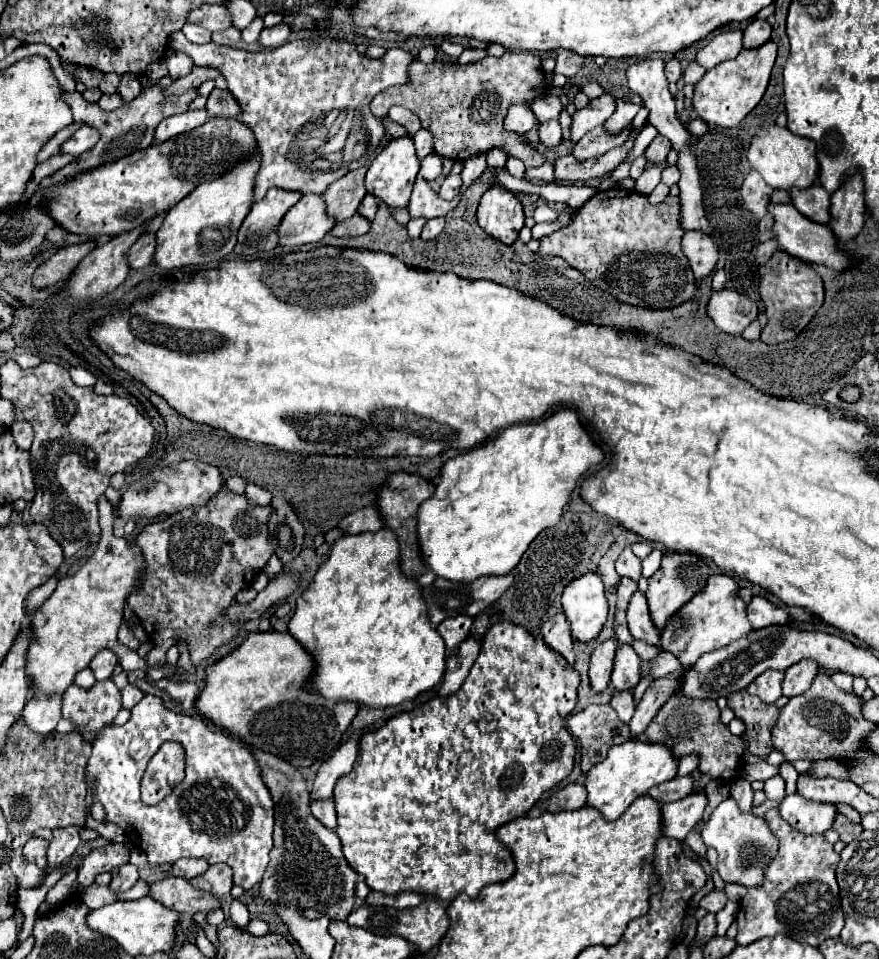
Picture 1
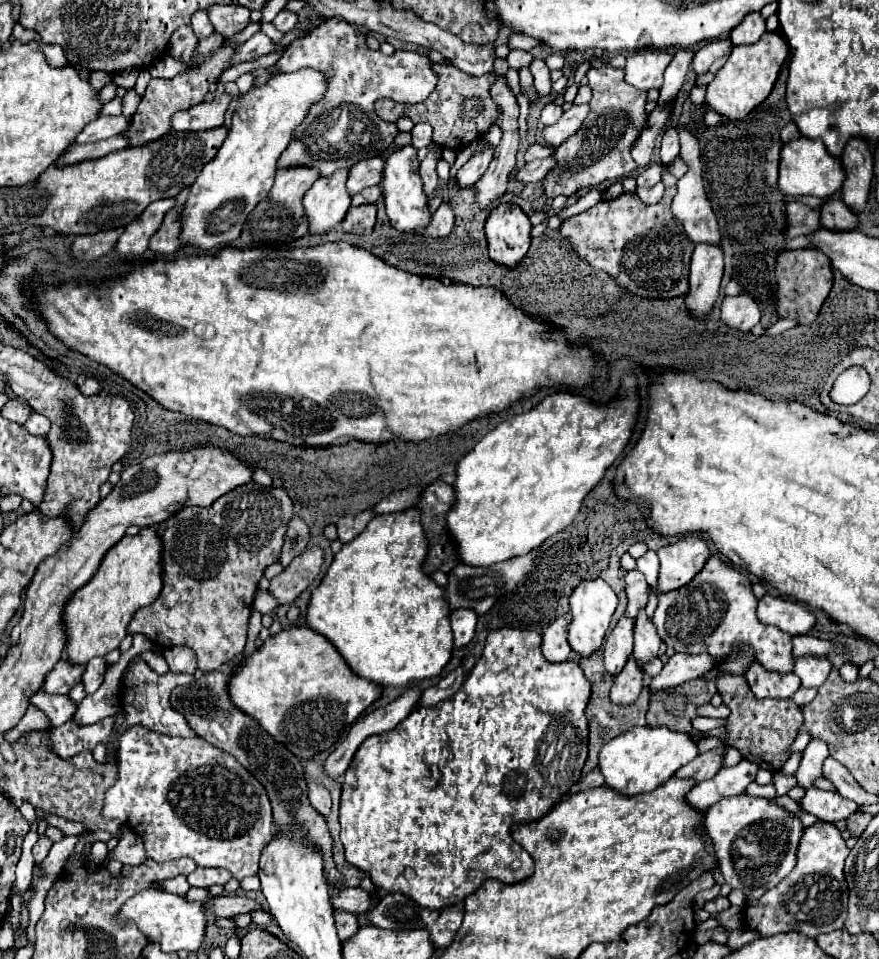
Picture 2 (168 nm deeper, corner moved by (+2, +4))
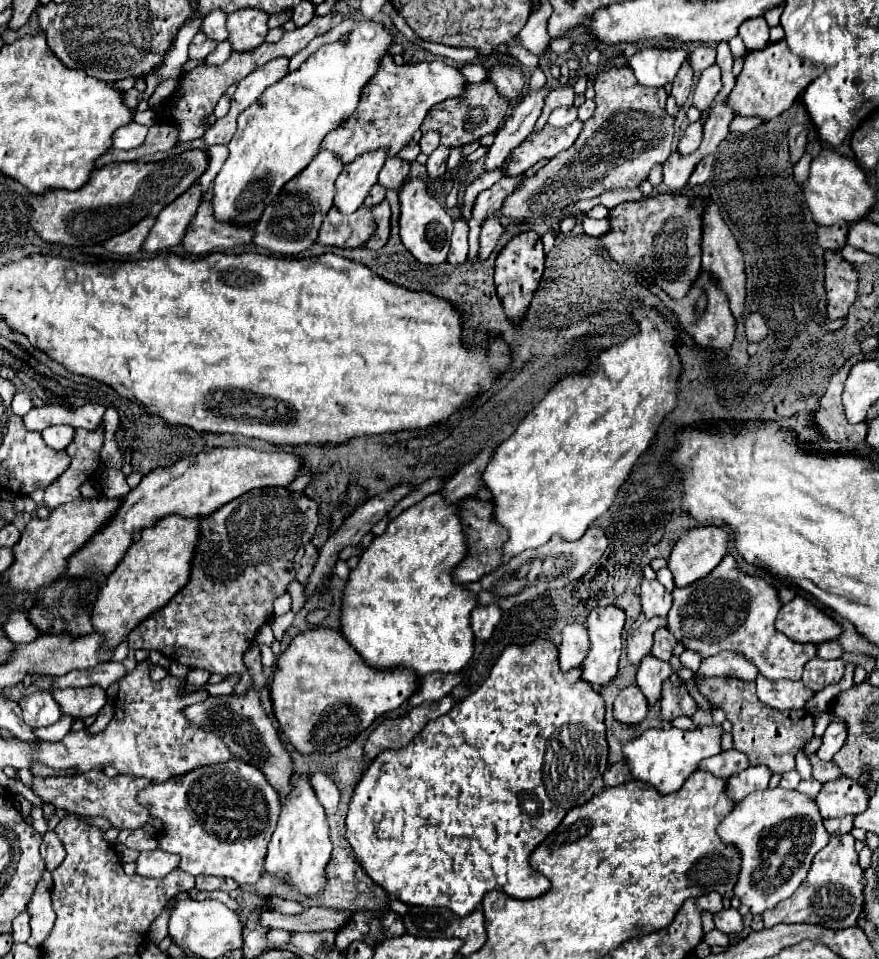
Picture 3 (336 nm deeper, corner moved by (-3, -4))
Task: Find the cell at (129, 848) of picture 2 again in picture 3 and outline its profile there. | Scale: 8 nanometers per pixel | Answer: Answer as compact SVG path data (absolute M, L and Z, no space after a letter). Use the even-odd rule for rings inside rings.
M155 849L155 851L141 851L135 865L137 865L137 873L141 877L155 877L155 879L161 879L165 877L169 871L173 871L179 863L179 857L177 855L169 855L161 849Z

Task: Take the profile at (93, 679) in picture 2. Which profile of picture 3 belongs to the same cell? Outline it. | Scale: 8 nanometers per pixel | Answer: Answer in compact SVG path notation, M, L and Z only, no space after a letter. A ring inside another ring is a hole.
M101 687L63 689L63 691L55 691L53 697L61 705L63 713L67 713L75 719L85 719L89 715L97 715L99 709L107 701L107 695Z

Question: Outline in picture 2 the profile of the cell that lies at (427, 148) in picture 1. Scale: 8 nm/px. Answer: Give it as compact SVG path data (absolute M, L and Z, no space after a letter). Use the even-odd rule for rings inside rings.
M418 123L412 129L412 147L422 149L432 143L432 127L428 123Z

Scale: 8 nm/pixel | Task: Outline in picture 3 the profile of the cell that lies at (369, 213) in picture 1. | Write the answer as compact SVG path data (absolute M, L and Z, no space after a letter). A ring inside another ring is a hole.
M373 185L367 199L365 199L365 205L373 207L373 205L379 205L383 199L385 199L385 189L381 185Z

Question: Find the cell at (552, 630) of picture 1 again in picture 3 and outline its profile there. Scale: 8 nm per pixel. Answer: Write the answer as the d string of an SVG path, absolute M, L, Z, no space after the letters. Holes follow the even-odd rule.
M568 624L561 633L561 645L559 645L559 667L561 667L561 671L579 667L587 649L589 649L589 637L587 637L585 625Z

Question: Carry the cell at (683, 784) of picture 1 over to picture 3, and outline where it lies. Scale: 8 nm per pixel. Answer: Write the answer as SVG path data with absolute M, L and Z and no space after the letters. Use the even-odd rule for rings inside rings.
M721 751L719 755L713 755L709 759L703 759L703 763L699 765L699 769L719 777L719 779L729 779L731 775L743 771L749 767L747 755L739 753L739 751Z

